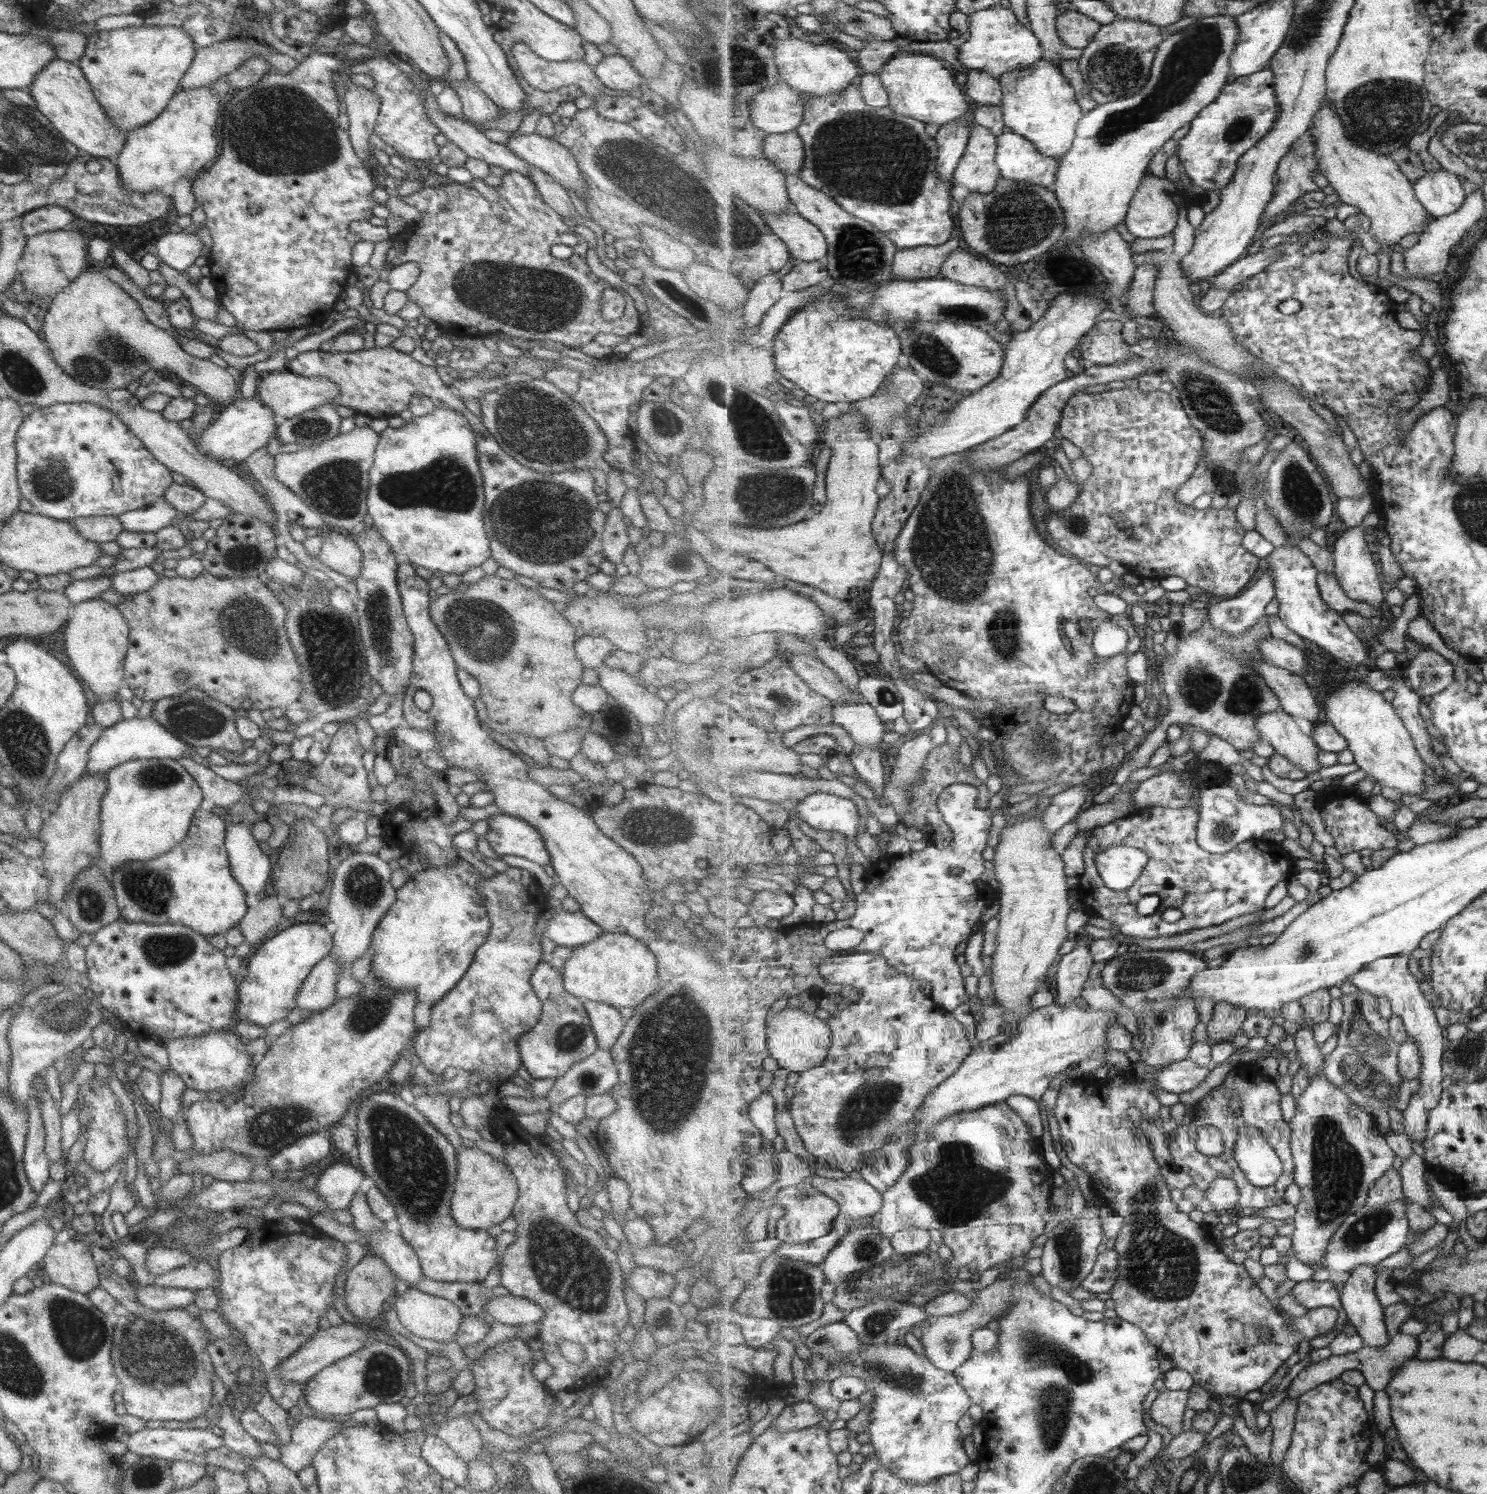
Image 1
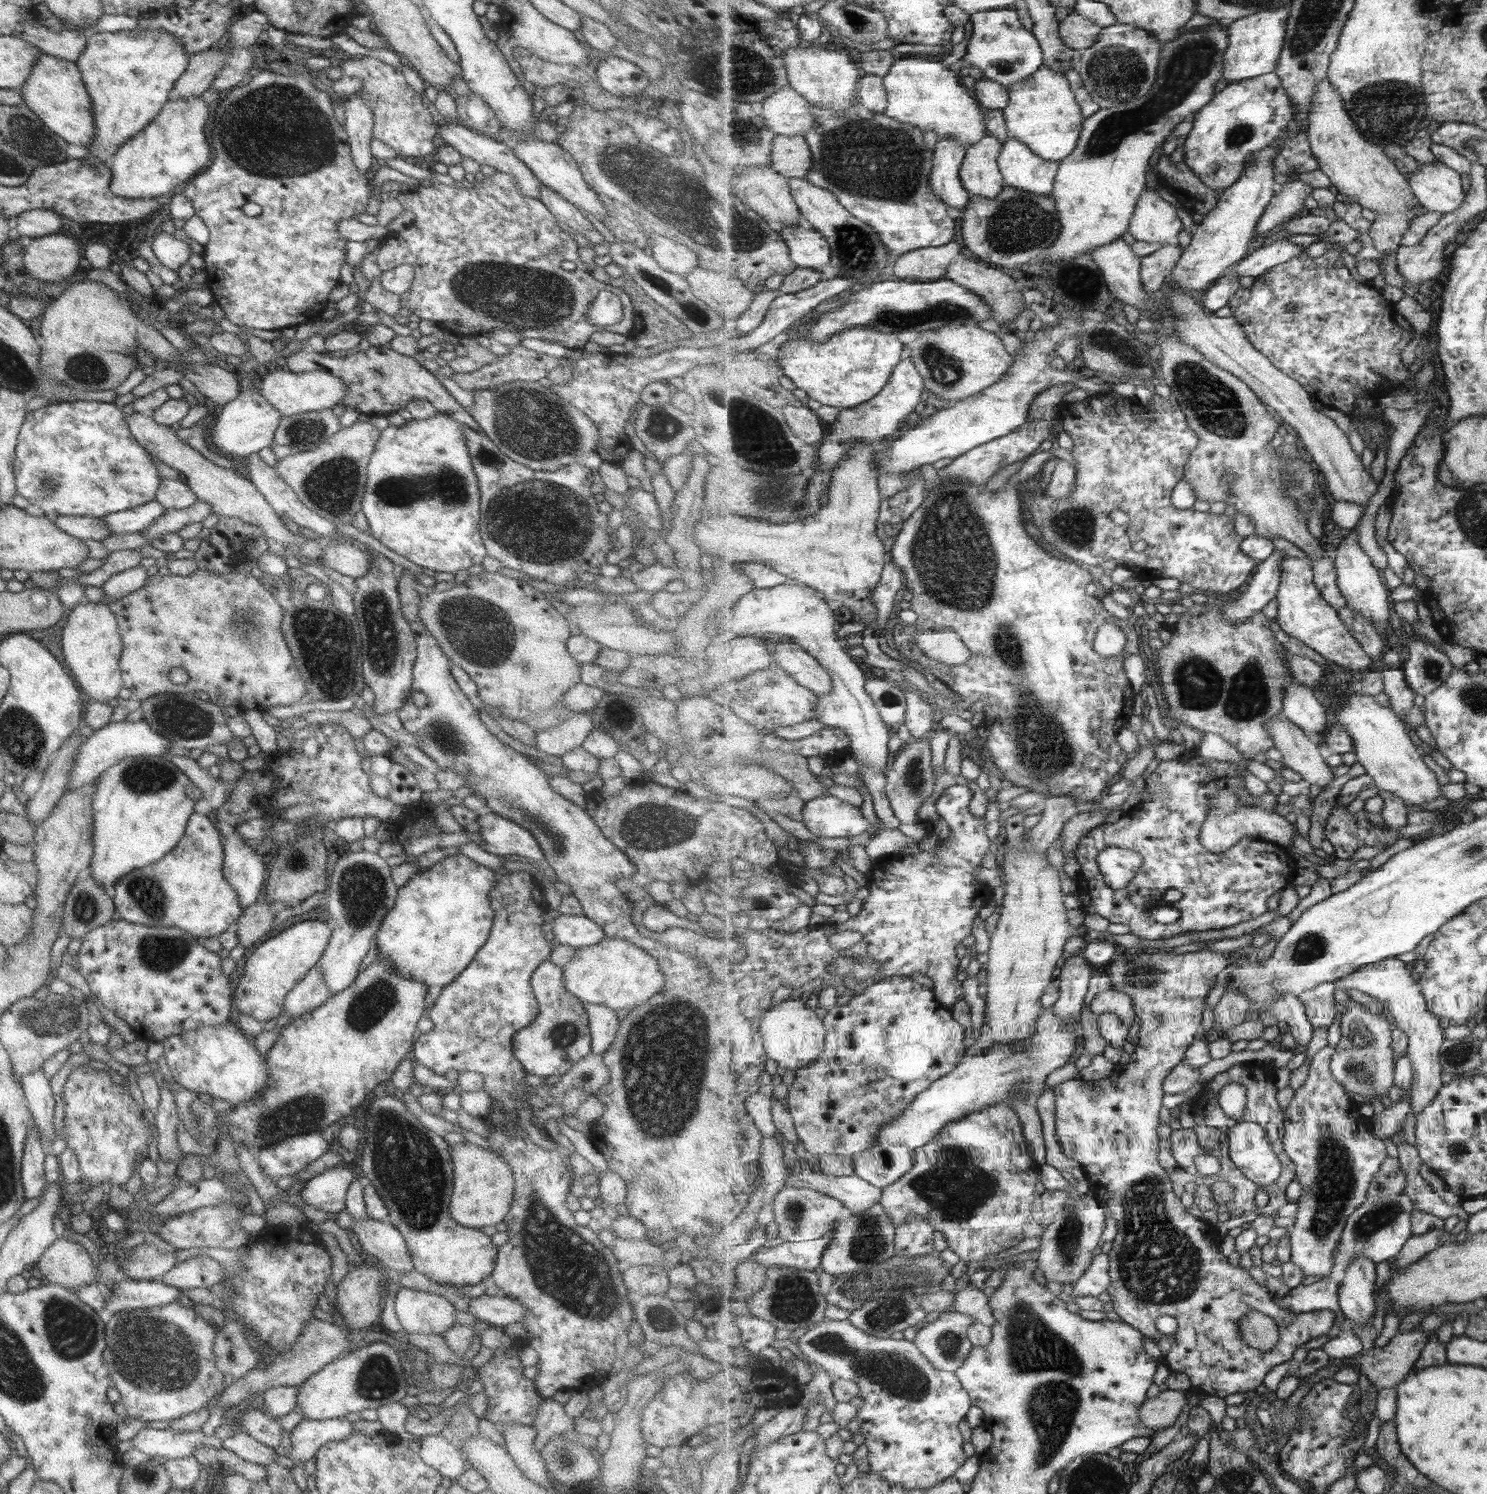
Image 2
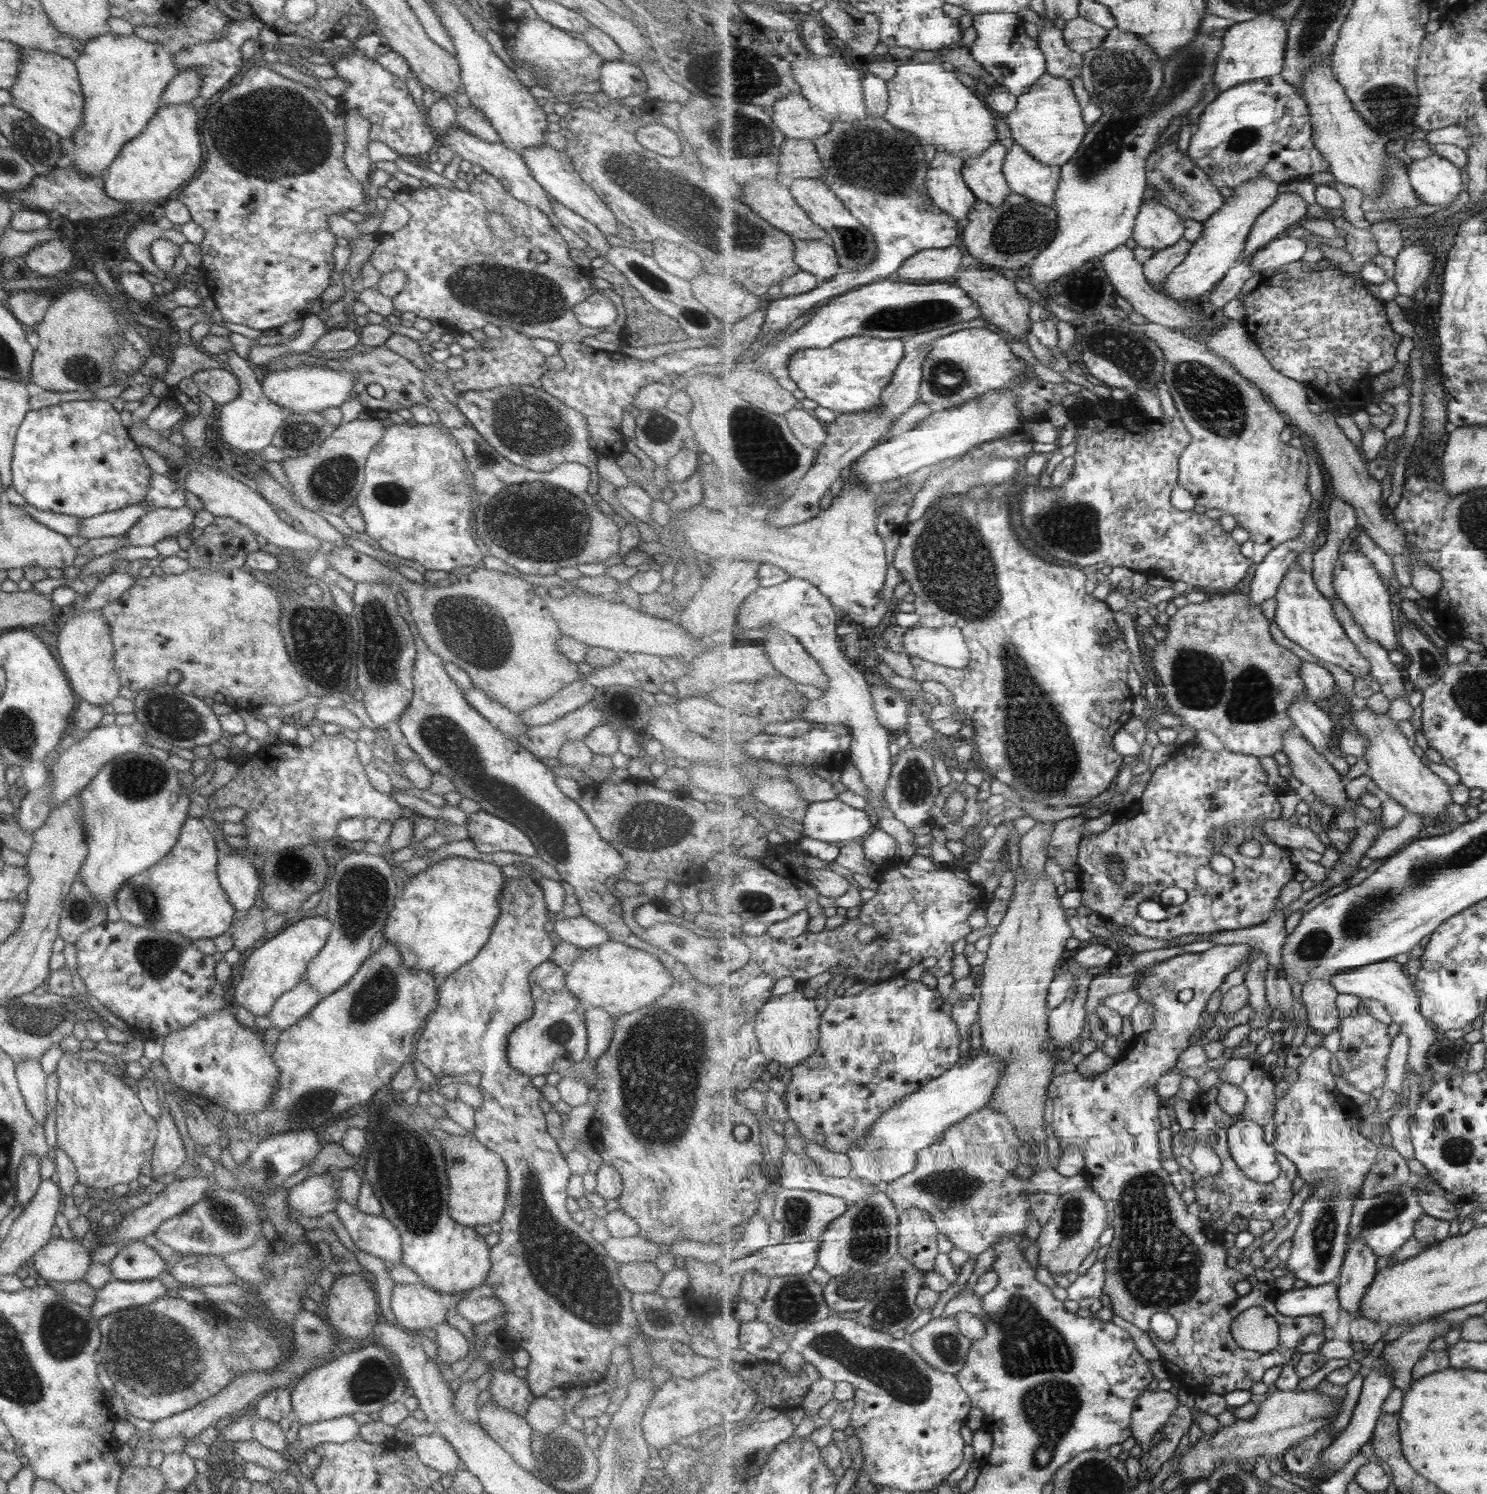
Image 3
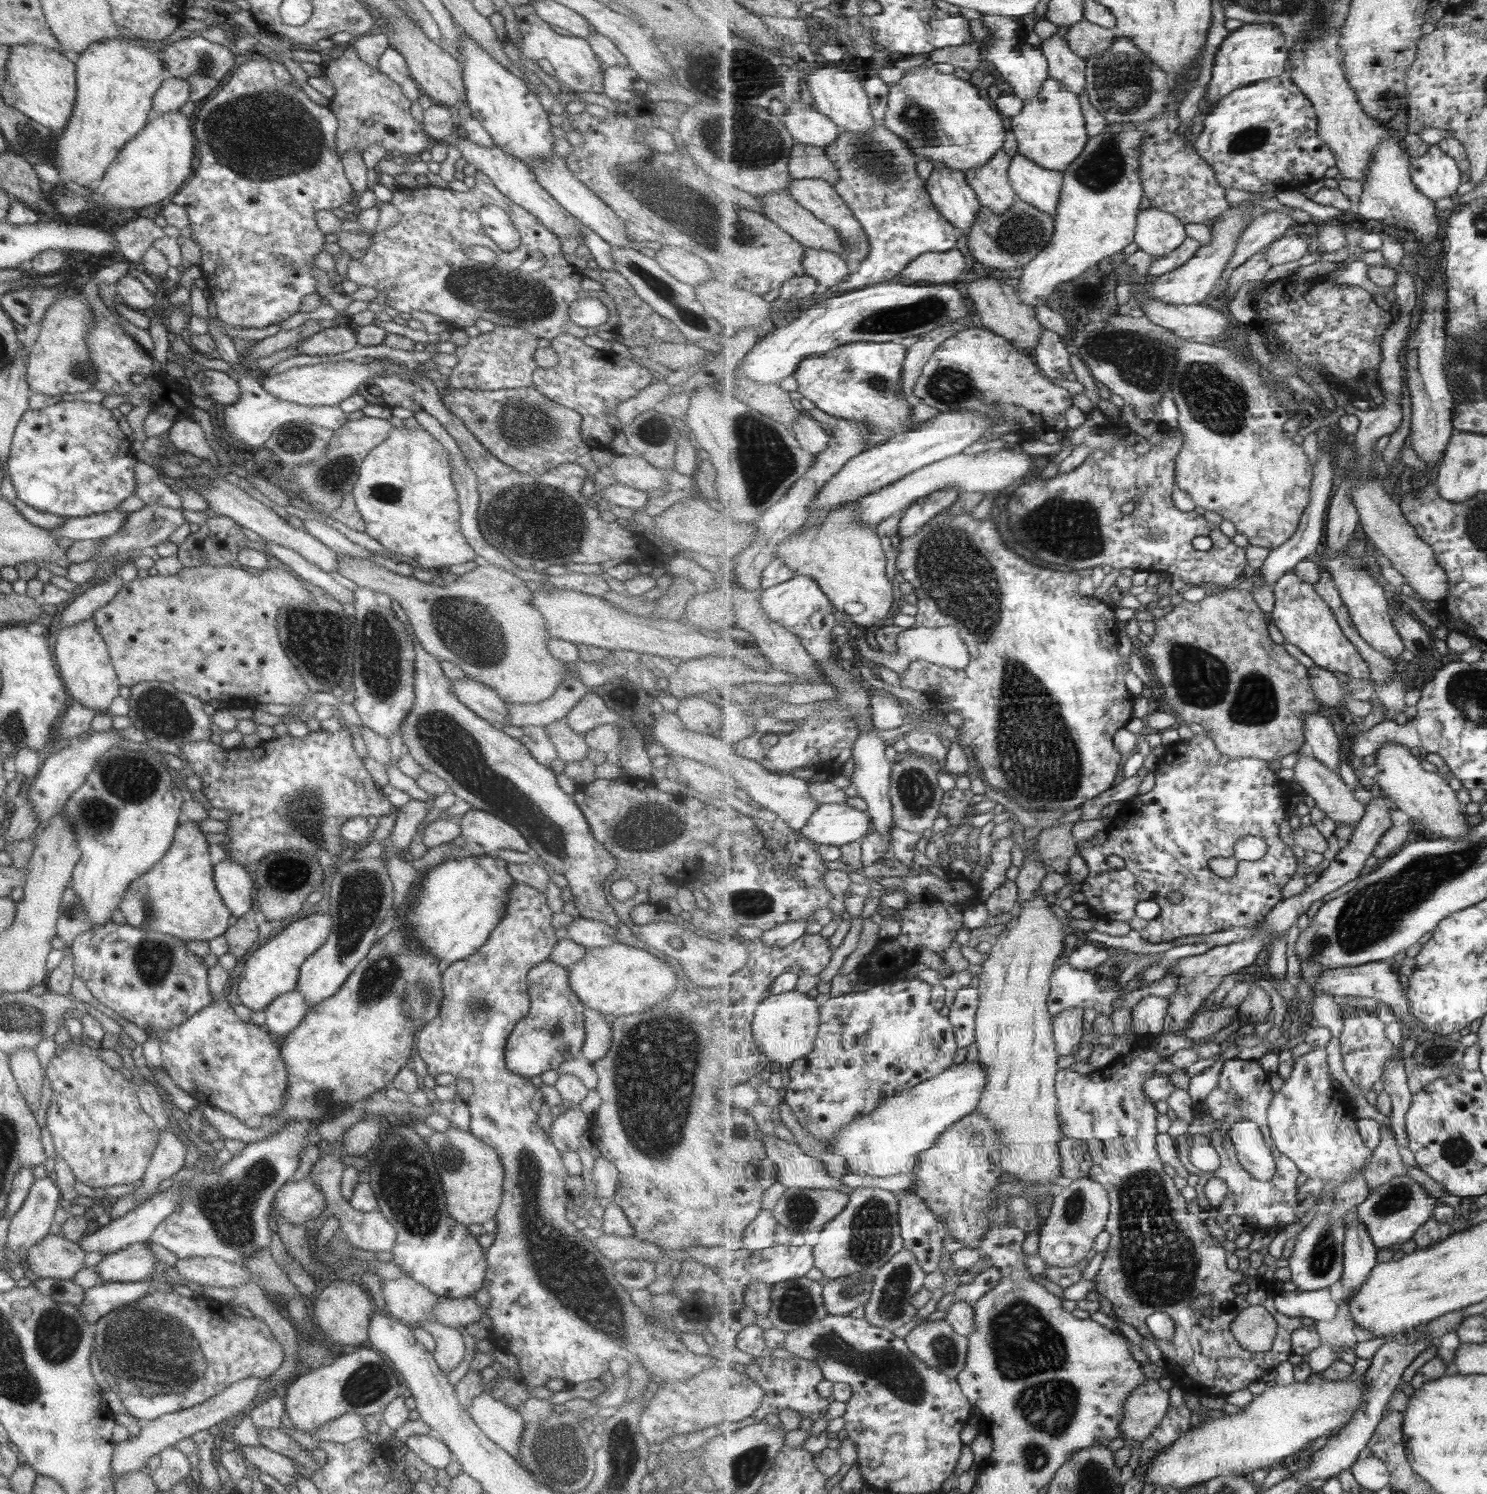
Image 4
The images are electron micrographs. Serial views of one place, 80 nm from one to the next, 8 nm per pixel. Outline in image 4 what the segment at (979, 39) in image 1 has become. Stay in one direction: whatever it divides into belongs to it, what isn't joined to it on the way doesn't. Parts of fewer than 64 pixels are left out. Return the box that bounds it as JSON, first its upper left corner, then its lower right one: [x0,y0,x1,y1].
[981,14,1050,101]

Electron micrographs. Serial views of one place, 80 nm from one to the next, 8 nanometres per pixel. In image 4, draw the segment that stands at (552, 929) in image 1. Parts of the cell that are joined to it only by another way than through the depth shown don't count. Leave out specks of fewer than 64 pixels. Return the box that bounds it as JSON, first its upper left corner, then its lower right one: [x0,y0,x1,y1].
[565,917,615,949]

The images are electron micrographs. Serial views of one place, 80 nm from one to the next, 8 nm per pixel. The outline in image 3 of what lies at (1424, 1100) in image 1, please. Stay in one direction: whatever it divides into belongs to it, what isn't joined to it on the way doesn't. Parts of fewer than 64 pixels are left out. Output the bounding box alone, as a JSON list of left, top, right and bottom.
[1330,959,1441,1094]

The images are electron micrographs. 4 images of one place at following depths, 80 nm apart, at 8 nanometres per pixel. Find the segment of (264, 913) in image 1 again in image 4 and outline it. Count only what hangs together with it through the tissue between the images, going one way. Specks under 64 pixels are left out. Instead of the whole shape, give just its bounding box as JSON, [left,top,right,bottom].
[222,907,259,959]

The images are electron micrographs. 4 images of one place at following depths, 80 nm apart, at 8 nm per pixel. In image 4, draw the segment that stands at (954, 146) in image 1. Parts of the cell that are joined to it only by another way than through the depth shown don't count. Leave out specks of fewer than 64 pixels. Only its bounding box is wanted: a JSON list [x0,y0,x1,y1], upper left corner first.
[926,163,982,235]

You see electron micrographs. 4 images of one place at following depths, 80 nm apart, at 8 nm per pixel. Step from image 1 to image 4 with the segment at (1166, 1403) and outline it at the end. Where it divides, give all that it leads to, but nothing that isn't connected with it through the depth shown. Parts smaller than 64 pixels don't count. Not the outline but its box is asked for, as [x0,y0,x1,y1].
[1122,1379,1170,1443]

